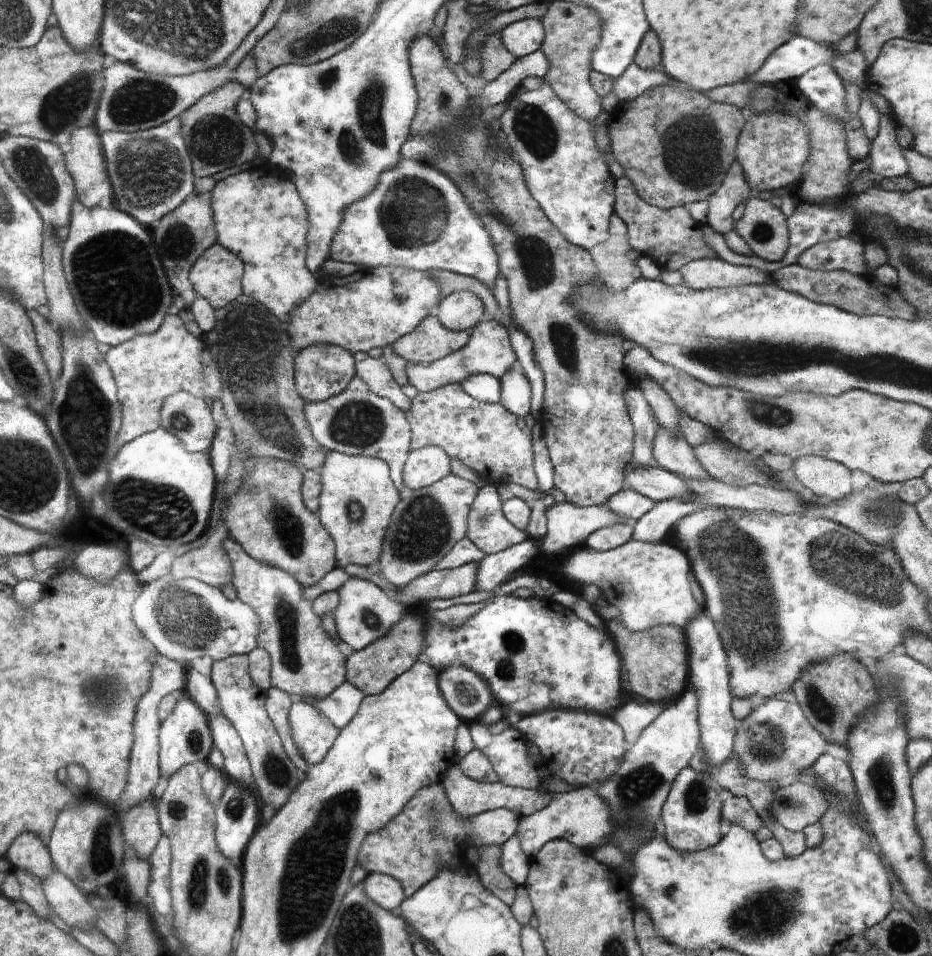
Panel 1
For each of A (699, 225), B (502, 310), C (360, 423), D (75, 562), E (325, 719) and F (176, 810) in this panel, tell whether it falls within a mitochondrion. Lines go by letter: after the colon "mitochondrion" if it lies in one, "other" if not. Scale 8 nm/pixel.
A: other
B: other
C: mitochondrion
D: other
E: other
F: other

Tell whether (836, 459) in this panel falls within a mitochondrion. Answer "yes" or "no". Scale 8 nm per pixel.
no

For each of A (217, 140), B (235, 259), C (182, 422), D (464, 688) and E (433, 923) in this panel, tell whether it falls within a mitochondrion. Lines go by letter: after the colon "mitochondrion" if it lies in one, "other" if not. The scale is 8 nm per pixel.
A: mitochondrion
B: other
C: mitochondrion
D: mitochondrion
E: other

